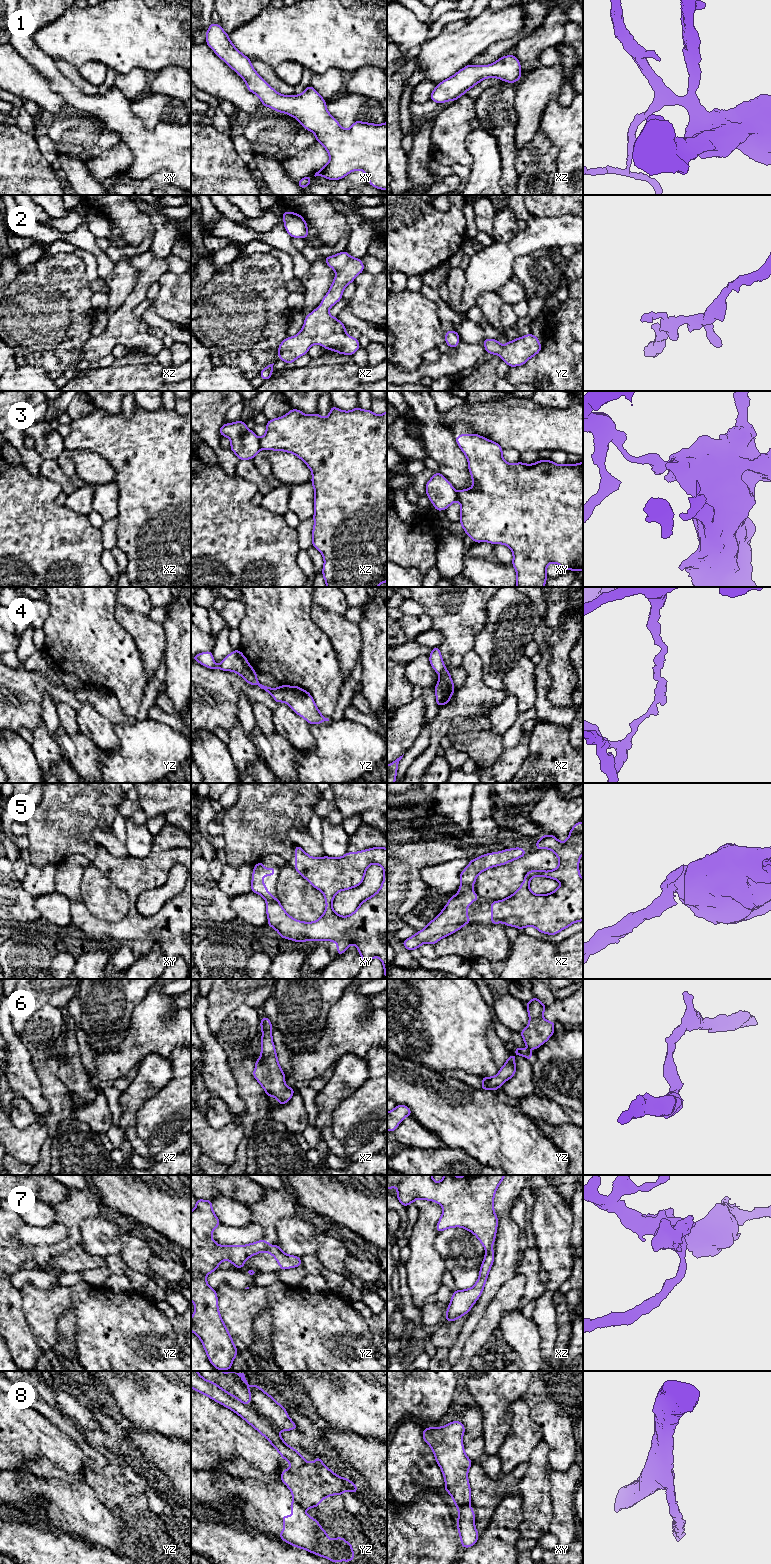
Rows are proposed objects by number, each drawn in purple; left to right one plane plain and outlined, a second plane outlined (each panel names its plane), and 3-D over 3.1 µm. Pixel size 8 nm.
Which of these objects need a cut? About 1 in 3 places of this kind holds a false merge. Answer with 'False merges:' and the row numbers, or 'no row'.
False merges: 3, 4, 8

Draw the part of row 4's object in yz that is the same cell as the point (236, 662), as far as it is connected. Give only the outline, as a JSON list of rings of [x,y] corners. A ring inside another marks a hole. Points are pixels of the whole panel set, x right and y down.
[[[240,650],[232,651],[228,656],[223,659],[223,661],[218,666],[215,665],[215,661],[211,651],[197,654],[193,656],[192,659],[210,669],[221,669],[223,671],[235,672],[239,674],[248,684],[258,685],[262,690],[270,694],[273,694],[273,692],[278,689],[264,686],[258,682],[257,673],[251,667],[248,660]]]

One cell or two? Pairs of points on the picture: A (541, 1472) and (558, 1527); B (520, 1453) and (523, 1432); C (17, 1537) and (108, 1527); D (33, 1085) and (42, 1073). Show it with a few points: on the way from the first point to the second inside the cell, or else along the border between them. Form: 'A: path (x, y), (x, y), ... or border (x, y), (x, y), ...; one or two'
A: border (551, 1485), (552, 1520), (548, 1531); two
B: path (520, 1448), (520, 1442), (523, 1437); one
C: border (47, 1525), (70, 1534); two
D: border (30, 1055), (41, 1088), (41, 1095), (45, 1099); two

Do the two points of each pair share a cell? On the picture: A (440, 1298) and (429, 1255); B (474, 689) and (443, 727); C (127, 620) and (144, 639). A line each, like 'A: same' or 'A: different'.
A: different
B: same
C: same

